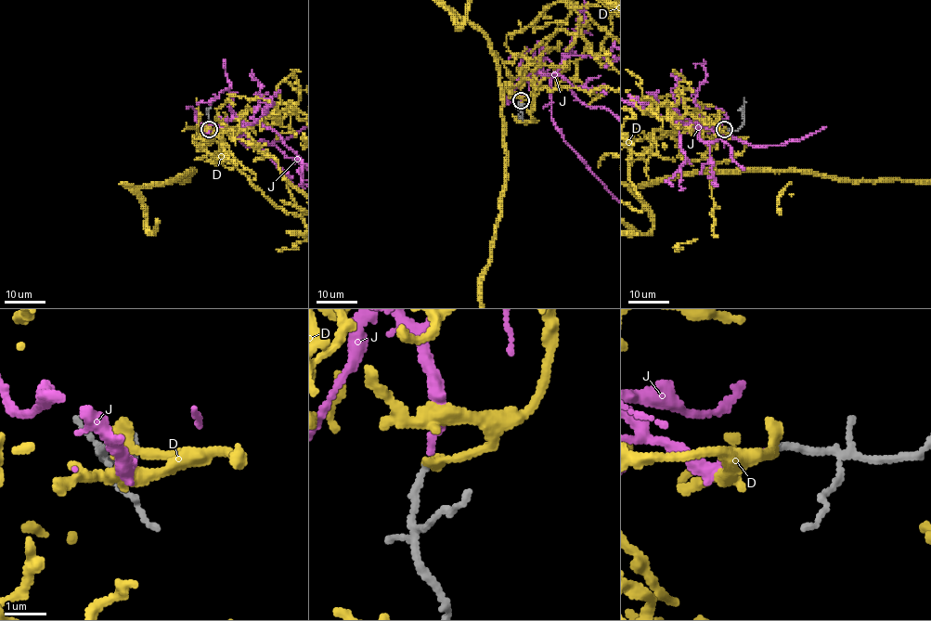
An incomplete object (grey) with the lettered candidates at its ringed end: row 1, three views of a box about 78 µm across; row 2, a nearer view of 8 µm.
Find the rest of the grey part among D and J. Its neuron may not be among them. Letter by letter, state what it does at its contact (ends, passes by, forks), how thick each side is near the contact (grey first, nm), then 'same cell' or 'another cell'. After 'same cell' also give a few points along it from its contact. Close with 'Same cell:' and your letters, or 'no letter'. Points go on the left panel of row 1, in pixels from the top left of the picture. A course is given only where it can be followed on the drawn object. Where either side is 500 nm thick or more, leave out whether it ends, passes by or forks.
D: it ends | 160/340 nm | another cell
J: it ends | 150/140 nm | same cell
Same cell: J

